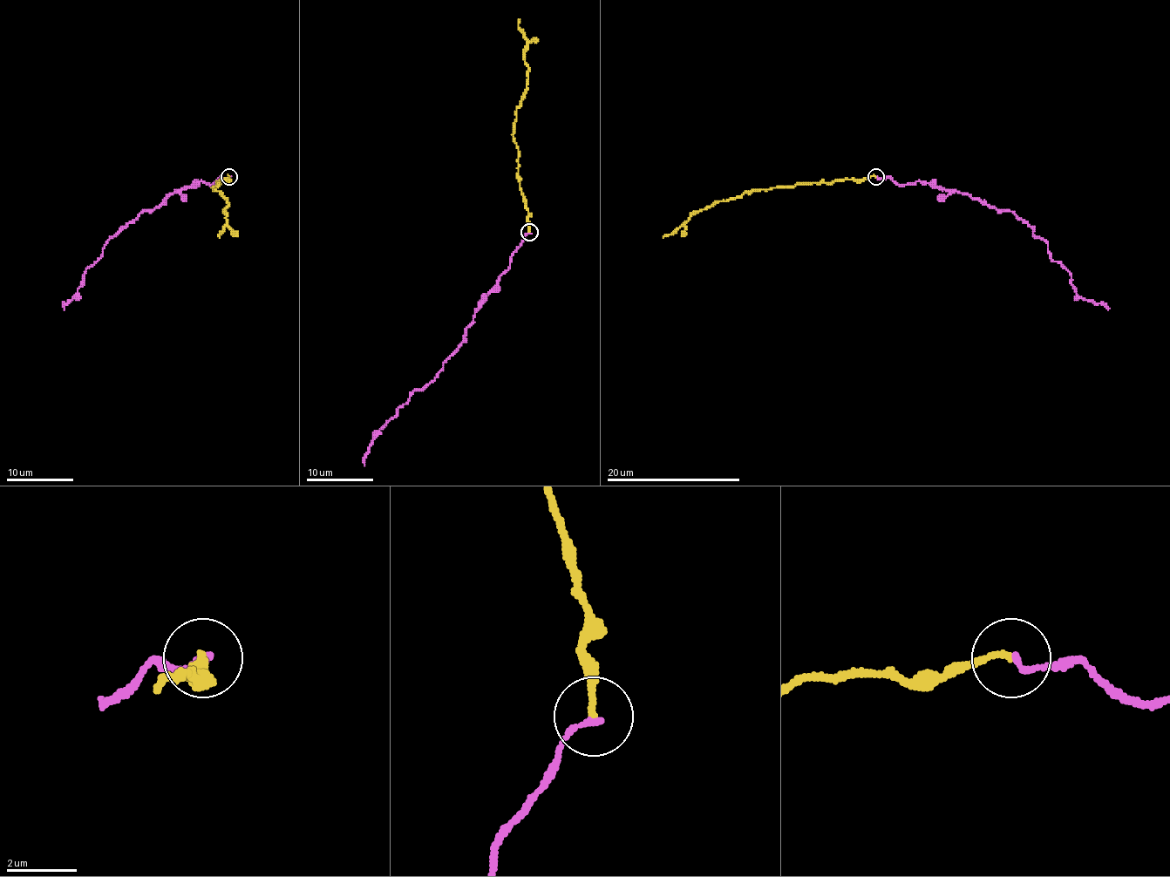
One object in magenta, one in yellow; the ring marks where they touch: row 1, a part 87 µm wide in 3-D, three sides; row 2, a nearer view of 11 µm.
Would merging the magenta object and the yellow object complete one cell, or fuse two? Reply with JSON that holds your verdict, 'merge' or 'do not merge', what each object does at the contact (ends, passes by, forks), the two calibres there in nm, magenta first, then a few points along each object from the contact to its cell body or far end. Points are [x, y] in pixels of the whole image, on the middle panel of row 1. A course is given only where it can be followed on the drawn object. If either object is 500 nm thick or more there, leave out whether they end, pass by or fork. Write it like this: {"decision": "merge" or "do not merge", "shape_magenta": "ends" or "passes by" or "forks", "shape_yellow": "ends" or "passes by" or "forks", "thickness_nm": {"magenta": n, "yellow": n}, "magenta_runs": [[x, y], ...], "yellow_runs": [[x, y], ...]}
{"decision": "do not merge", "shape_magenta": "ends", "shape_yellow": "ends", "thickness_nm": {"magenta": 200, "yellow": 180}, "magenta_runs": [[528, 232], [513, 253], [510, 267], [479, 302], [465, 340], [432, 380], [416, 389], [374, 435], [364, 464]], "yellow_runs": [[530, 232], [513, 136], [528, 72], [527, 37], [518, 26], [520, 19]]}

